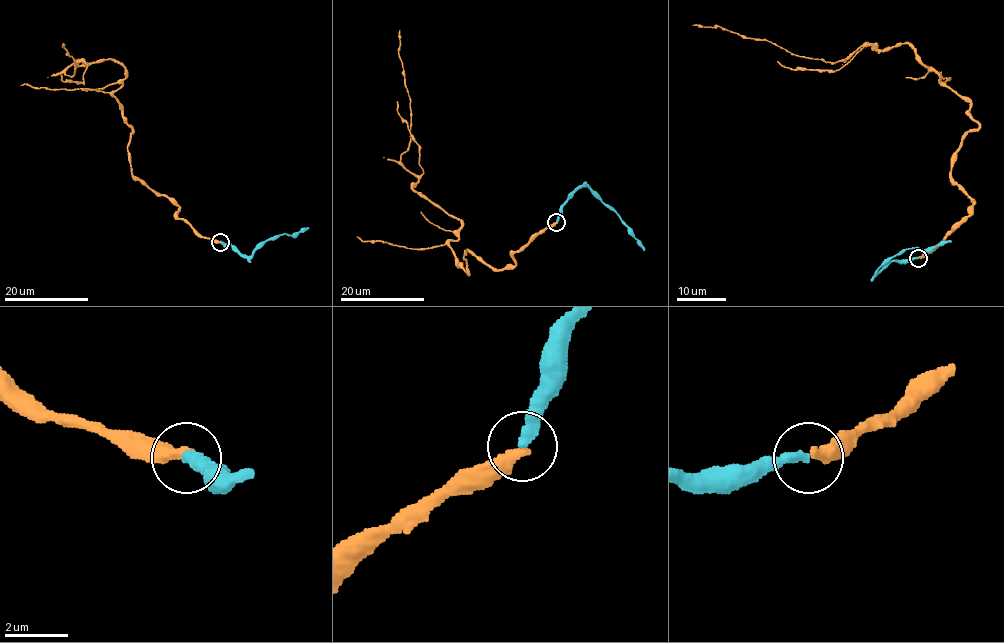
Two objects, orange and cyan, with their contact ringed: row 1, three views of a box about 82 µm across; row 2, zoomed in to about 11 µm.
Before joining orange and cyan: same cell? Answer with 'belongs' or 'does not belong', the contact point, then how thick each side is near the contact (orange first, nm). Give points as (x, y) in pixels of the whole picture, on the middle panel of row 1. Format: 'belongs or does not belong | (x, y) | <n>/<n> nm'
belongs | (556, 222) | 420/360 nm

